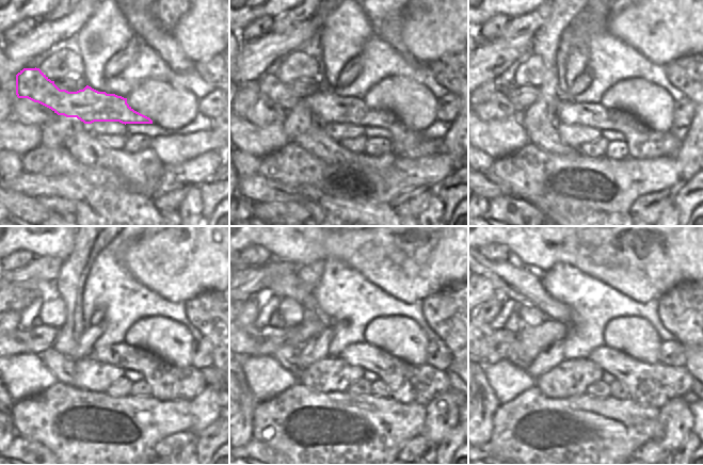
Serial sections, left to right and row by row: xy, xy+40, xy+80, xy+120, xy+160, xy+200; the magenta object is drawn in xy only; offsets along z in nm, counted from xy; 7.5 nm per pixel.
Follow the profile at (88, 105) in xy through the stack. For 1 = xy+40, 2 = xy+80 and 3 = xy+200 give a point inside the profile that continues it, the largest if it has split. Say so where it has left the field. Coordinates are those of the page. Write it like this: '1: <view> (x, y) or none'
1: xy+40 (330, 108)
2: xy+80 (643, 143)
3: xy+200 (651, 385)

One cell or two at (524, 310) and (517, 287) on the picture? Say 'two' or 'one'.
two

